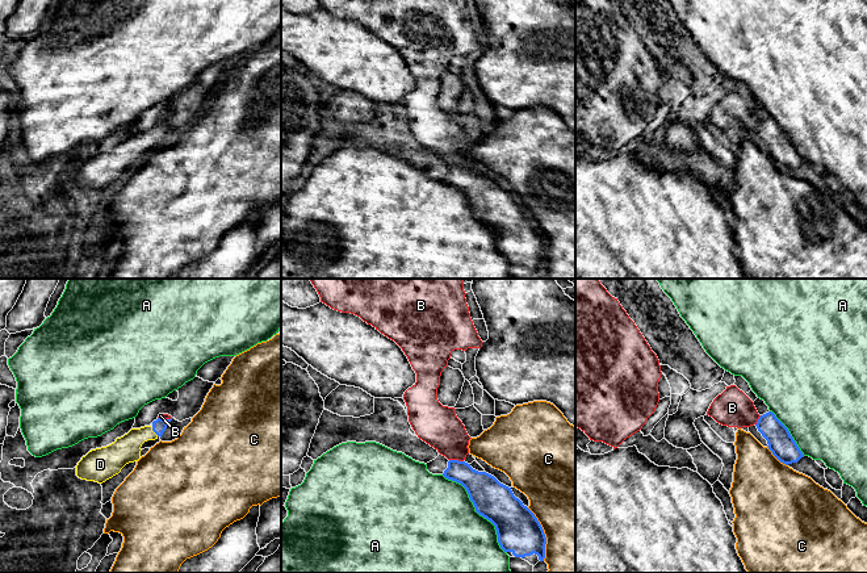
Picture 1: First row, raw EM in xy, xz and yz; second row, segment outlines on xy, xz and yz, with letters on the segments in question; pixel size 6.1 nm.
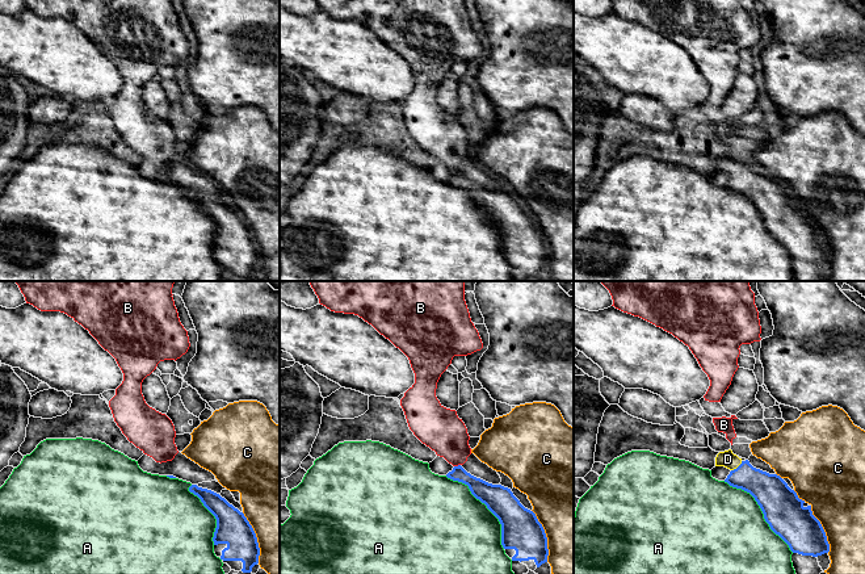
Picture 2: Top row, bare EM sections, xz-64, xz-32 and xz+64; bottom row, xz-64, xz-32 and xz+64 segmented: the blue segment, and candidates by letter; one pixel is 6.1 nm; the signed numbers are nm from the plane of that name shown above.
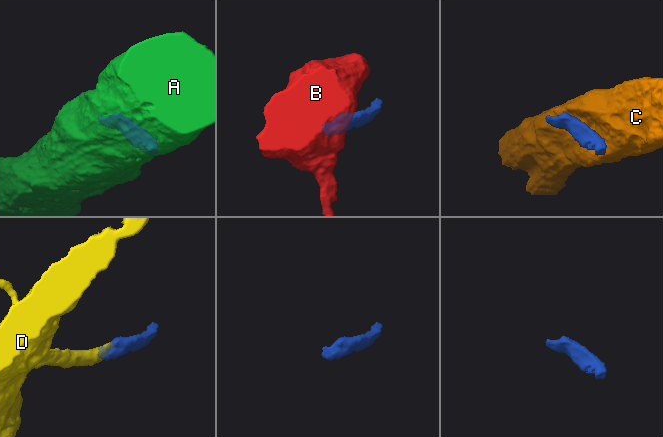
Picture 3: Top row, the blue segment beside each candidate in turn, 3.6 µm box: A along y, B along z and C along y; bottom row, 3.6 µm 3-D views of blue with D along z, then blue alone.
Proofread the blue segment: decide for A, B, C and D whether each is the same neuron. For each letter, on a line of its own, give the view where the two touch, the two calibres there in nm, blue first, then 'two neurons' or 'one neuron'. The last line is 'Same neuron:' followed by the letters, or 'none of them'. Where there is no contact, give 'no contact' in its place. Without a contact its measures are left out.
A: contact in xz; calibres 240 and 500 nm; two neurons
B: contact in xz; calibres 200 and 260 nm; two neurons
C: contact in xz; calibres 260 and 480 nm; two neurons
D: contact in xy; calibres 90 and 170 nm; one neuron
Same neuron: D

